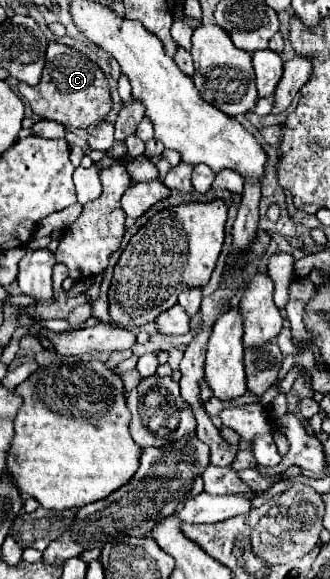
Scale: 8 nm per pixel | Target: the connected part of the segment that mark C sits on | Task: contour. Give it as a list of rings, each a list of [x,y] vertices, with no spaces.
[[[50,42],[46,50],[46,66],[38,86],[18,84],[20,96],[30,104],[32,112],[40,118],[54,120],[66,128],[88,128],[106,120],[112,110],[112,98],[108,92],[108,82],[102,70],[82,52]]]

